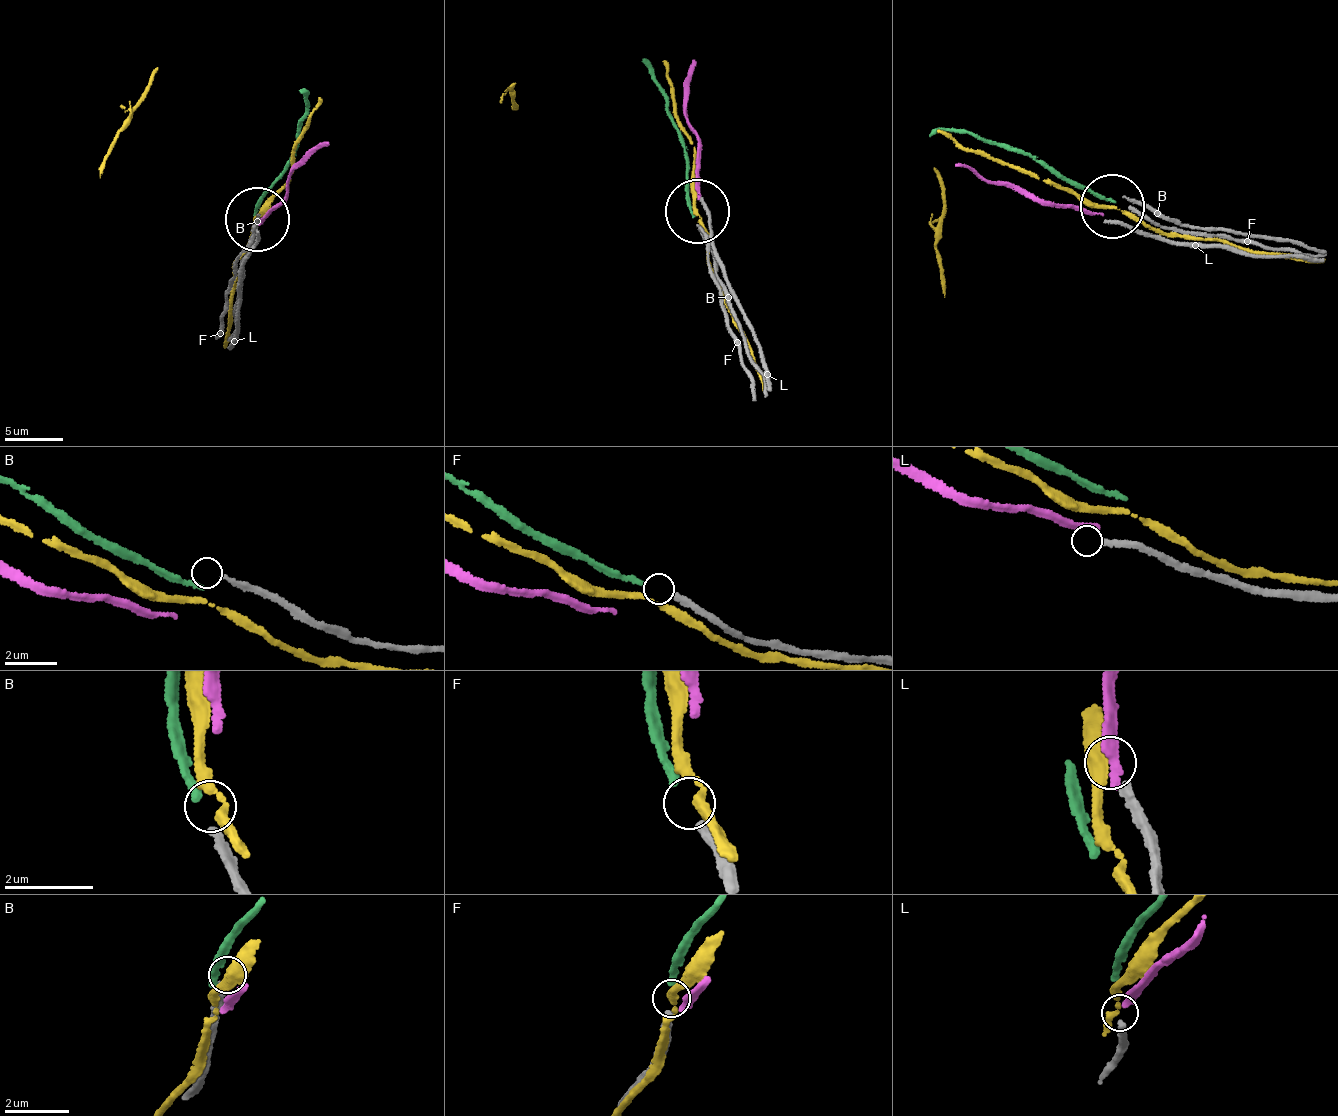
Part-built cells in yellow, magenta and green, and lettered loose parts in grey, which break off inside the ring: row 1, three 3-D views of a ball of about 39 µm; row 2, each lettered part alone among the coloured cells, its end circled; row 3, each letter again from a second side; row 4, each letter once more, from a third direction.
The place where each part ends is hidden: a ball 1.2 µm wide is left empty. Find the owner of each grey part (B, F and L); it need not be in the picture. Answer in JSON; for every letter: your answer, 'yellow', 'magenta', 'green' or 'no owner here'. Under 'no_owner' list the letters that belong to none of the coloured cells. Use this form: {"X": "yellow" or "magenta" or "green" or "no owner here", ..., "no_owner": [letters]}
{"B": "no owner here", "F": "green", "L": "no owner here", "no_owner": ["B", "L"]}

